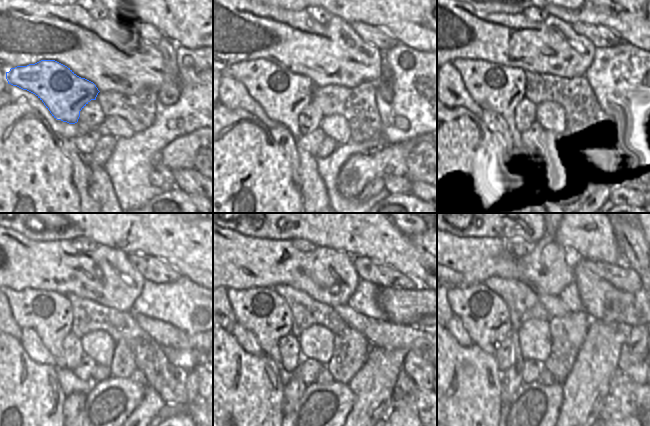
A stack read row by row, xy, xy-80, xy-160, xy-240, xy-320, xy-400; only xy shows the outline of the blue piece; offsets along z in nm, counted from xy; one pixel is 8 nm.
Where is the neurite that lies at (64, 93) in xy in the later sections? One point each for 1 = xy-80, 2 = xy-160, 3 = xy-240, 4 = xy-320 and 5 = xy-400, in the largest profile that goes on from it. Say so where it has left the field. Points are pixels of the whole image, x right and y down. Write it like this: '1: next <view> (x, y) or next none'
1: next xy-80 (283, 95)
2: next xy-160 (499, 89)
3: next xy-240 (49, 314)
4: next xy-320 (262, 311)
5: next xy-400 (485, 316)

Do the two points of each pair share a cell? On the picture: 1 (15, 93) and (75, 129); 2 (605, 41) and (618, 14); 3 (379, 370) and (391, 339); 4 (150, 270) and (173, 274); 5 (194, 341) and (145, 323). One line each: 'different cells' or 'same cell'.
1: same cell
2: different cells
3: different cells
4: same cell
5: same cell

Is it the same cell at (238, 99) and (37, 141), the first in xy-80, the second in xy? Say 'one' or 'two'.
two

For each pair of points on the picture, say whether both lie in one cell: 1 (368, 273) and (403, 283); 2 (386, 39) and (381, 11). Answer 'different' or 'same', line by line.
1: same
2: different

